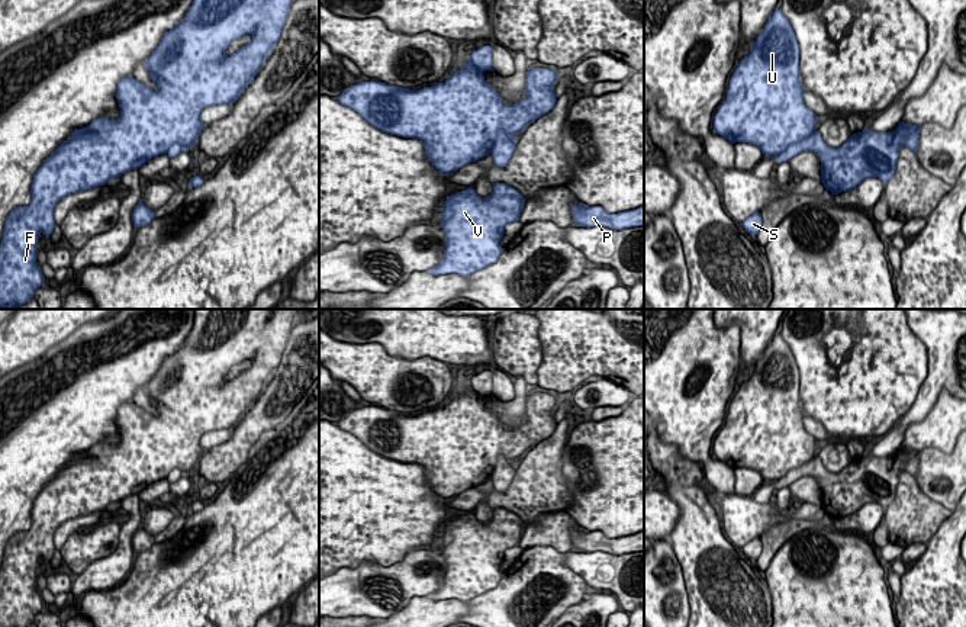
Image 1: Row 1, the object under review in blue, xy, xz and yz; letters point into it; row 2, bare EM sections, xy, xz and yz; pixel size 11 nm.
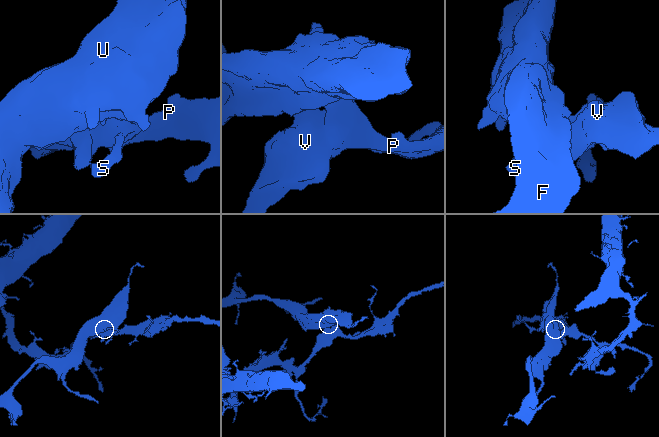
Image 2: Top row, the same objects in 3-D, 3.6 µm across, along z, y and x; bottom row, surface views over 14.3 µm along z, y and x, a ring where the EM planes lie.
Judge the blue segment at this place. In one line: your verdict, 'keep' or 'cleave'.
cleave

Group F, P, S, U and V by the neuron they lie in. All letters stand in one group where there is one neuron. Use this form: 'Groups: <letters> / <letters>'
Groups: F U / P S V

